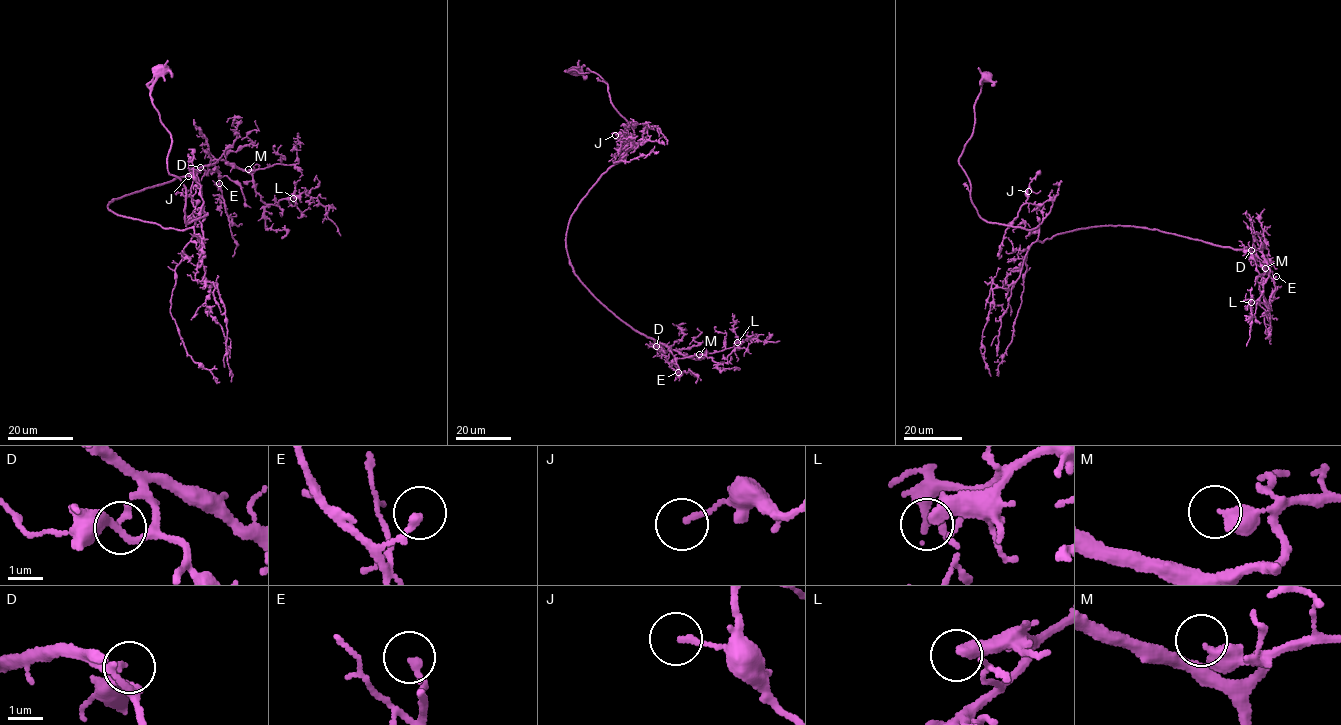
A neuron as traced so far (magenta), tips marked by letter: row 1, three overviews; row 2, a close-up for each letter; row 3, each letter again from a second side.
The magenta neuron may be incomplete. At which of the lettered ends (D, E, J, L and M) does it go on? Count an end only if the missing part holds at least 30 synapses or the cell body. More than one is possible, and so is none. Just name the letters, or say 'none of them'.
E

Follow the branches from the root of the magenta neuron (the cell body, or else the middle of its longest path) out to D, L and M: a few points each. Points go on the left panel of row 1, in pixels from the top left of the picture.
D: (160, 71), (167, 171), (184, 221), (207, 214), (183, 230), (108, 209), (200, 167)
L: (160, 71), (167, 171), (184, 221), (207, 214), (183, 230), (110, 211), (218, 160), (267, 204), (293, 198)
M: (160, 71), (167, 171), (184, 221), (207, 214), (183, 230), (110, 211), (218, 160), (248, 169)

